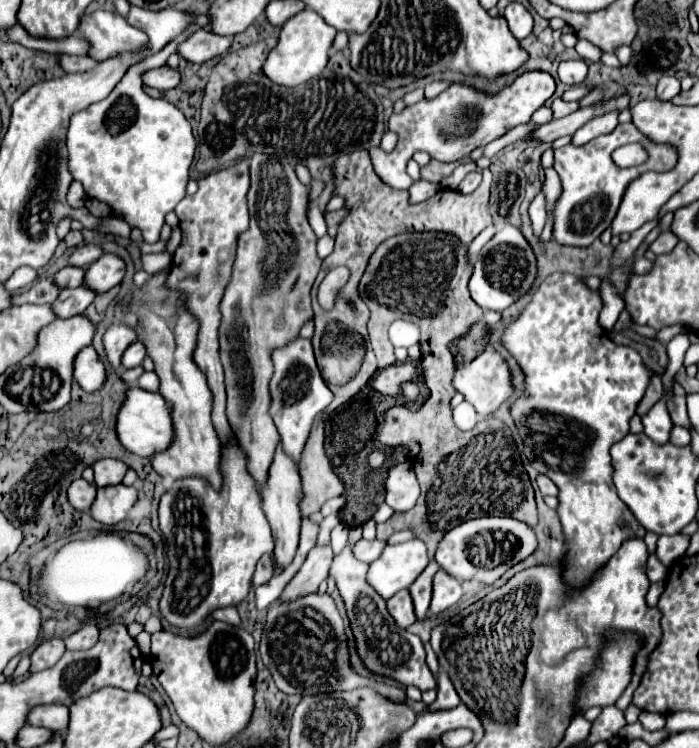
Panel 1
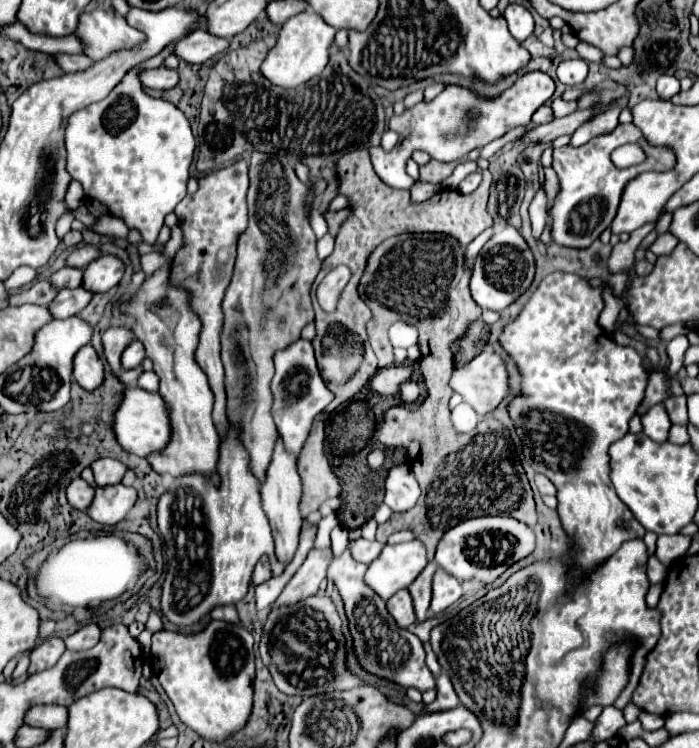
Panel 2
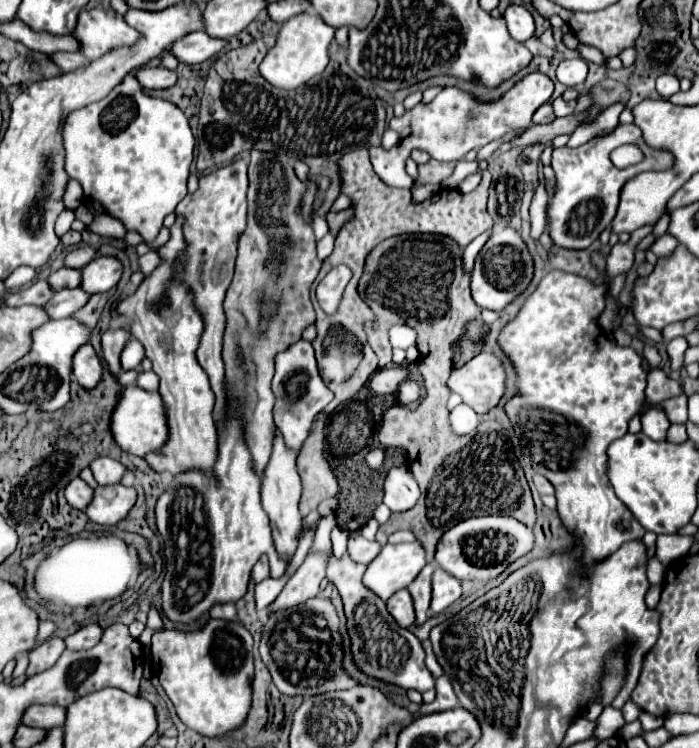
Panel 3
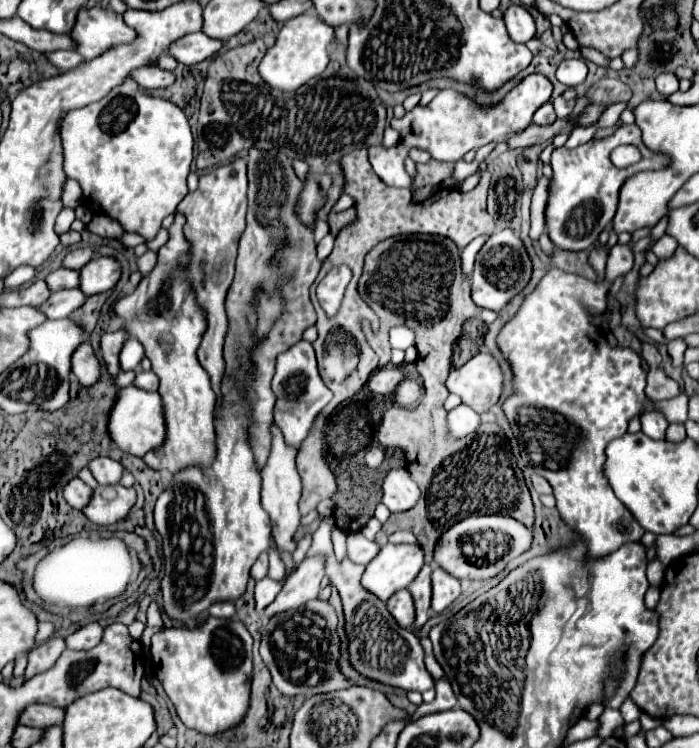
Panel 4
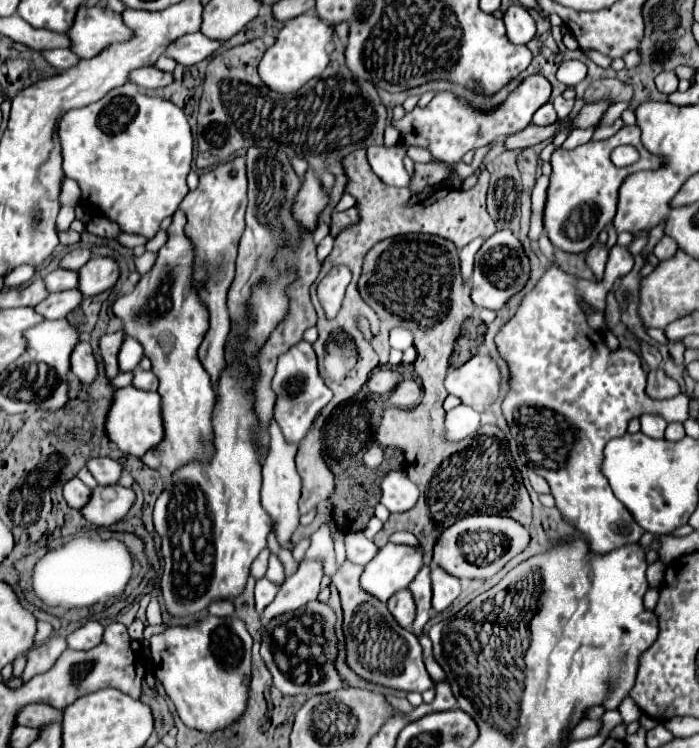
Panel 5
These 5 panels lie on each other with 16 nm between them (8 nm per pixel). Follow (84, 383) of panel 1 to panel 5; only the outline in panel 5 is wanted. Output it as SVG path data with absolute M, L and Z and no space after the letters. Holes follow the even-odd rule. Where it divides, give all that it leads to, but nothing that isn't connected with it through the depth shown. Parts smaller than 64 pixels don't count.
M80 342L74 348L70 362L72 362L72 372L78 376L78 380L82 384L92 384L92 380L96 380L96 376L98 376L98 362L94 358L90 342Z

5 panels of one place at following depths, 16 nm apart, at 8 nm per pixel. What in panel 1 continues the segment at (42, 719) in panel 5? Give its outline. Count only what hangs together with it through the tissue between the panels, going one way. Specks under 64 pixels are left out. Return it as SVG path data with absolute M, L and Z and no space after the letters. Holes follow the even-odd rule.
M46 704L46 706L36 706L28 714L28 724L30 726L44 726L48 730L60 730L66 732L68 728L68 708L62 704Z

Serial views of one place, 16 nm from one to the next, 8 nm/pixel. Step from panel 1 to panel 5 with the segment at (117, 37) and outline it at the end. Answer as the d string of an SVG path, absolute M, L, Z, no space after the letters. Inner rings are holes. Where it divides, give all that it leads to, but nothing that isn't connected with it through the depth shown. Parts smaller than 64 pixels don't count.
M80 6L74 26L68 32L72 52L82 58L94 58L104 52L108 44L128 42L130 36L132 30L124 24L124 20L120 20L120 14L100 6Z

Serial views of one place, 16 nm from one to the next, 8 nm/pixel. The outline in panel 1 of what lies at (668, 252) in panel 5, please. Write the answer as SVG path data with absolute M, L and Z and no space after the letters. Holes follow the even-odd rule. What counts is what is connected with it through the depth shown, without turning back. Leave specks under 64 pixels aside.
M668 228L668 230L664 230L664 232L658 236L656 242L650 244L650 250L652 250L654 254L666 254L666 252L670 252L676 244L678 244L678 236Z

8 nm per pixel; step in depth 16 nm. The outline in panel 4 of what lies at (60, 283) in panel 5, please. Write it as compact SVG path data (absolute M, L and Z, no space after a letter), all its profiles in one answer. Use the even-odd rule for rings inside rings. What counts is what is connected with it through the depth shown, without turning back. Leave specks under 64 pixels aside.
M60 268L54 270L46 276L48 288L52 288L52 292L64 290L64 288L78 288L80 284L80 272L78 270L68 270L68 268Z

